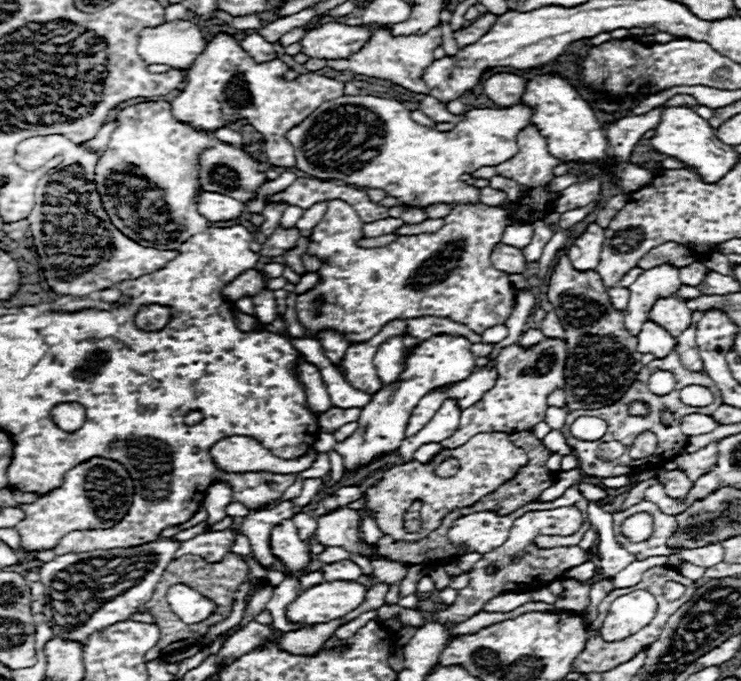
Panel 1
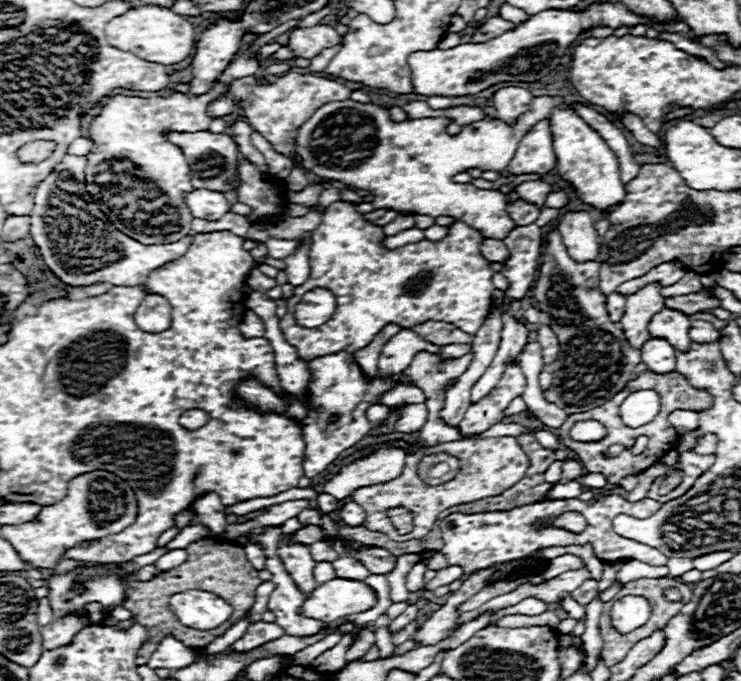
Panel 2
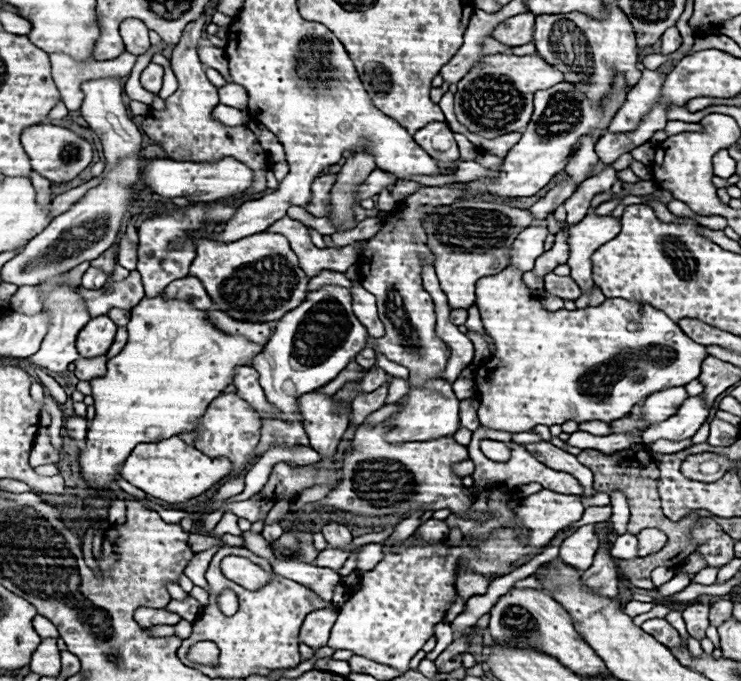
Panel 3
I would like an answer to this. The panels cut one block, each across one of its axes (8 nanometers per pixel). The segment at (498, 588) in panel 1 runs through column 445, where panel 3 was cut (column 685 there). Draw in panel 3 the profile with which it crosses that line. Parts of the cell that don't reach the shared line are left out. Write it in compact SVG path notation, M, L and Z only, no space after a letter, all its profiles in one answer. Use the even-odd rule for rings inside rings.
M692 604L688 606L682 616L688 626L688 634L696 640L702 640L706 636L706 628L710 626L708 622L708 606L710 604Z

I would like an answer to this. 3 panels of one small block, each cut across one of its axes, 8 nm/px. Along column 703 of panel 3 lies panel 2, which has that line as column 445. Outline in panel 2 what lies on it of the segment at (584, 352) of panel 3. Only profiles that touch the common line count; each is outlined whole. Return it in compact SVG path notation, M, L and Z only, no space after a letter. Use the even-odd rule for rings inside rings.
M446 344L440 348L440 358L462 358L470 350L470 344Z

